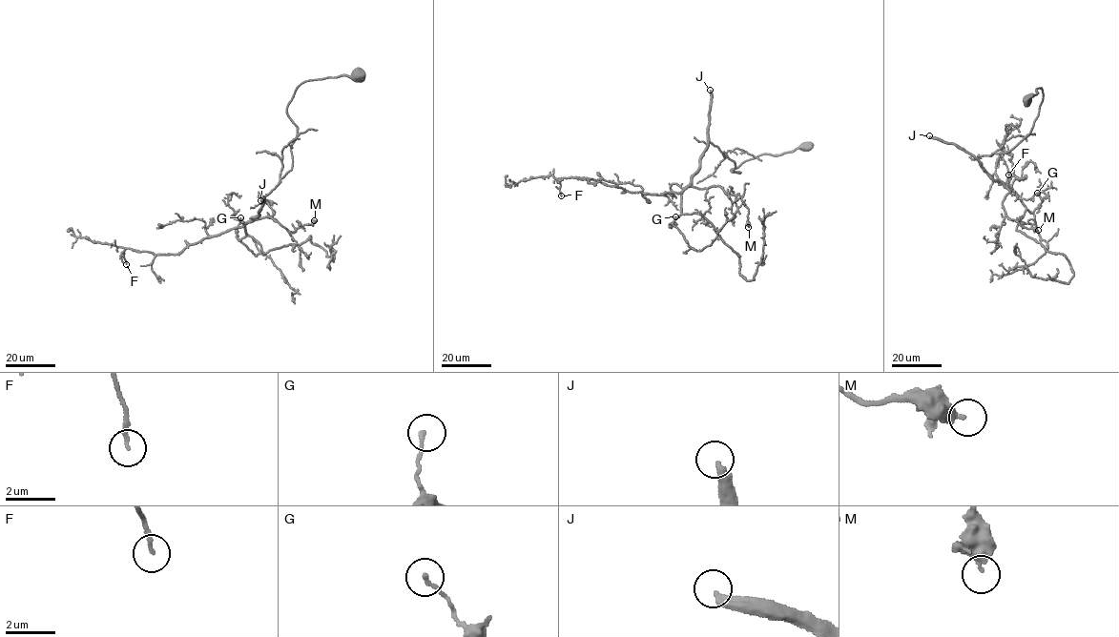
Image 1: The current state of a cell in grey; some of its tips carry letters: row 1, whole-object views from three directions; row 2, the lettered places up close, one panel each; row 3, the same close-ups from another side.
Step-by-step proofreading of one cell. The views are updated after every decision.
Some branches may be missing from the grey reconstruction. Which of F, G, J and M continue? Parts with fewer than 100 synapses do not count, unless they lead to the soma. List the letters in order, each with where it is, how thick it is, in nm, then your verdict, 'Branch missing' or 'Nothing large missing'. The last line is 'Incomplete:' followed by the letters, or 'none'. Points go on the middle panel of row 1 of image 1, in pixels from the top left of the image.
F: Place: (561, 195). Thickness 150 nm. Nothing large missing
G: Place: (675, 216). Thickness 150 nm. Nothing large missing
J: Place: (710, 90). Thickness 320 nm. Branch missing
M: Place: (748, 227). Thickness 360 nm. Nothing large missing
Incomplete: J

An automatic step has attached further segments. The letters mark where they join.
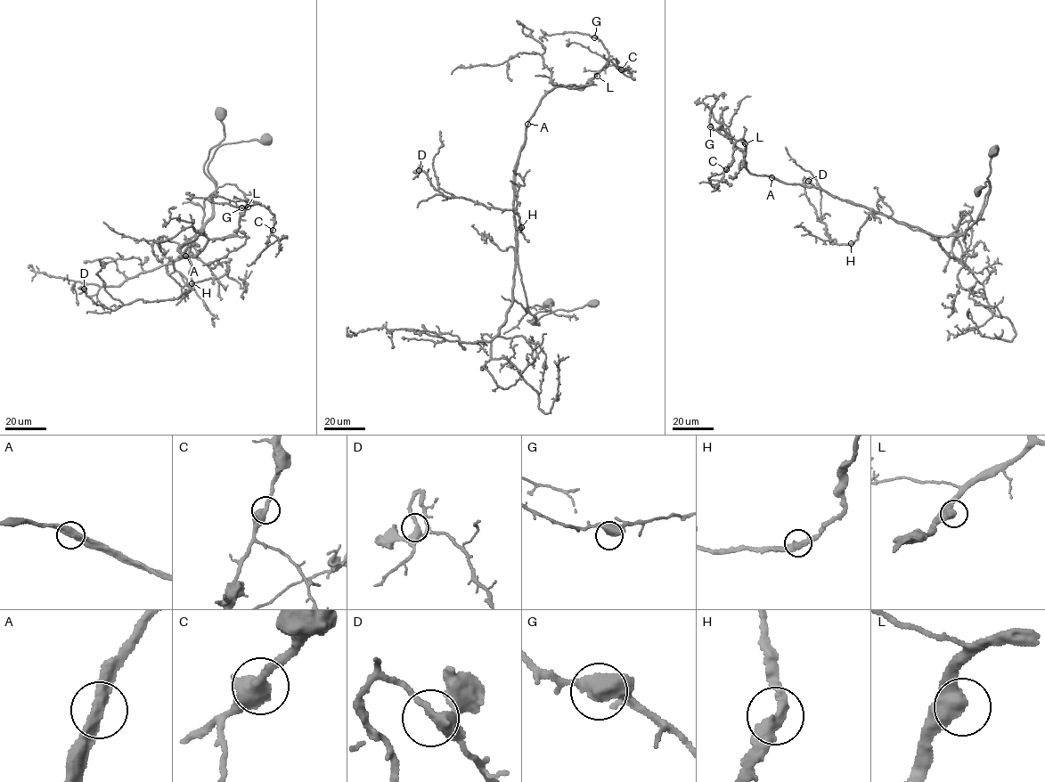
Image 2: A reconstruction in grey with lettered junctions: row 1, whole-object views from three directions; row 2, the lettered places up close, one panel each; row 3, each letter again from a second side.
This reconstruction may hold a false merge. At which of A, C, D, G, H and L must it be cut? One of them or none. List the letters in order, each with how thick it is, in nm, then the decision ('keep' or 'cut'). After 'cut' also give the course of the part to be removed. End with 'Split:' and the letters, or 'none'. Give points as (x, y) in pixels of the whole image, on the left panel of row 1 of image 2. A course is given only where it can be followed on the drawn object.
A: 420 nm | cut | (186, 256), (177, 248), (195, 240), (213, 215), (216, 187), (204, 166), (209, 150), (224, 137), (218, 107)
C: 440 nm | keep
D: 380 nm | keep
G: 500 nm | keep
H: 400 nm | keep
L: 440 nm | keep
Split: A

